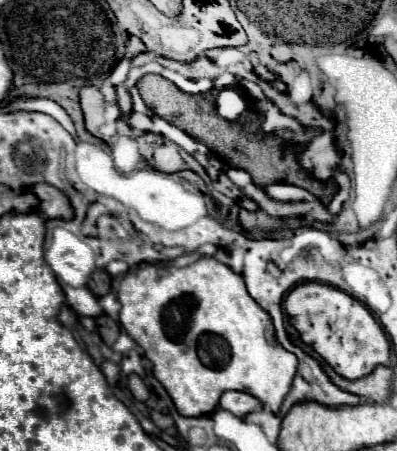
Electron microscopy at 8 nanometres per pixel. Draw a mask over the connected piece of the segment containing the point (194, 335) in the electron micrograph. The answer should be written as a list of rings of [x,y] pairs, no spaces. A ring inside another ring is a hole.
[[[200,255],[194,263],[190,263],[188,267],[182,267],[182,269],[160,269],[158,265],[154,263],[142,263],[134,273],[128,273],[122,283],[120,283],[120,289],[118,289],[118,301],[122,305],[120,309],[120,323],[122,327],[126,329],[126,333],[144,349],[144,355],[152,361],[152,371],[156,375],[156,379],[166,387],[166,391],[170,393],[170,397],[174,399],[176,403],[176,409],[180,413],[184,413],[184,417],[202,417],[202,415],[212,415],[216,409],[218,409],[218,401],[220,401],[220,395],[228,389],[240,389],[240,391],[246,391],[246,393],[252,393],[256,395],[262,403],[264,403],[264,409],[270,409],[274,413],[280,411],[280,405],[290,389],[290,383],[296,375],[296,367],[298,367],[298,361],[296,361],[296,355],[286,351],[274,337],[274,325],[272,325],[272,317],[270,313],[266,313],[258,303],[256,299],[250,297],[248,289],[246,289],[246,283],[244,283],[244,277],[236,271],[232,271],[228,265],[224,265],[222,261],[218,261],[216,257],[212,255]]]

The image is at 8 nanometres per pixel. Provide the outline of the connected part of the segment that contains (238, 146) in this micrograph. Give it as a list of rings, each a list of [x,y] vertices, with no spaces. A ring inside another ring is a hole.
[[[144,75],[138,81],[138,89],[140,89],[140,95],[142,95],[144,103],[158,117],[162,117],[162,119],[166,119],[170,123],[172,123],[172,117],[176,117],[174,123],[180,129],[184,129],[188,135],[192,135],[194,139],[198,139],[204,145],[208,145],[214,153],[222,155],[228,165],[238,167],[238,169],[246,169],[252,175],[252,179],[254,179],[256,185],[266,187],[270,183],[292,183],[292,185],[304,187],[310,193],[314,193],[316,197],[320,197],[320,201],[324,205],[328,205],[332,201],[332,197],[334,197],[334,193],[338,189],[336,183],[334,183],[334,179],[332,181],[326,181],[326,183],[314,179],[306,169],[300,167],[298,155],[294,151],[286,151],[282,147],[282,141],[262,141],[260,139],[260,133],[248,133],[238,123],[222,119],[216,113],[216,109],[214,109],[214,103],[216,103],[216,97],[218,97],[218,91],[216,89],[212,89],[208,93],[190,95],[190,93],[180,91],[172,81],[164,79],[162,75]],[[242,155],[246,159],[242,159]]]

